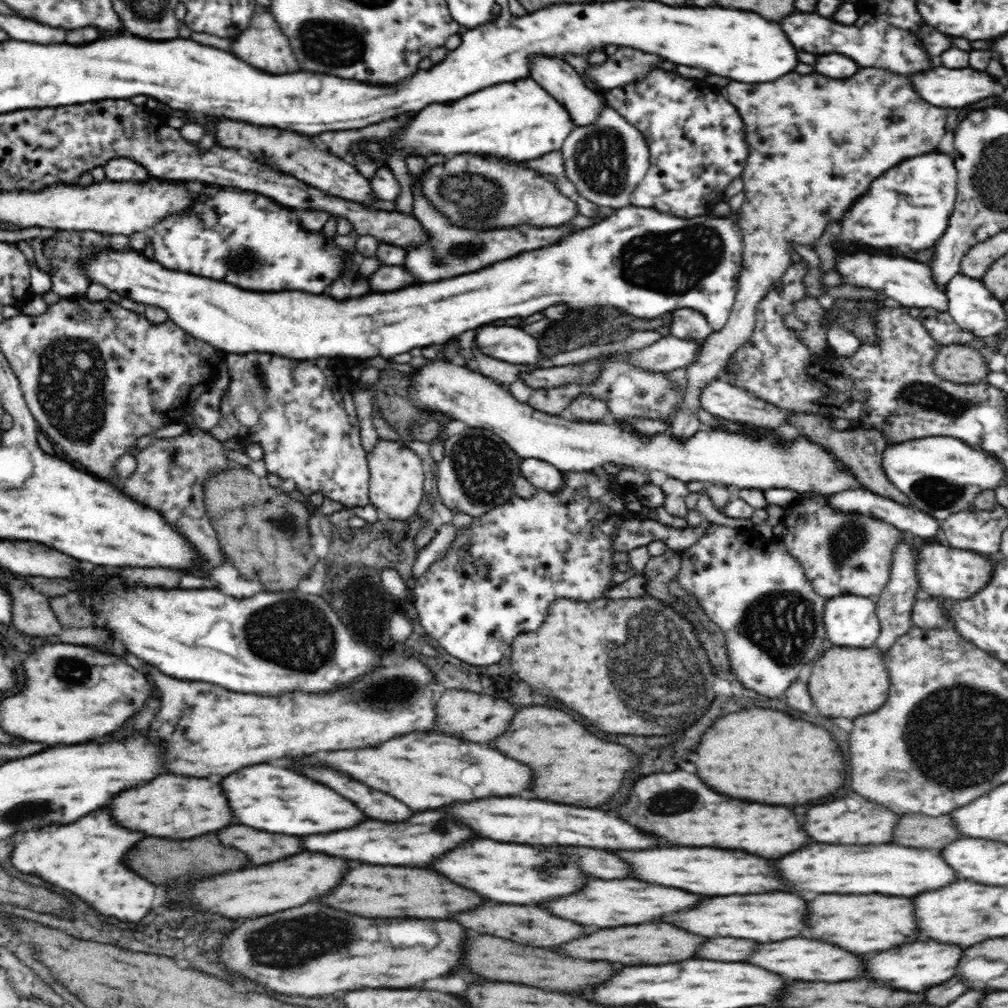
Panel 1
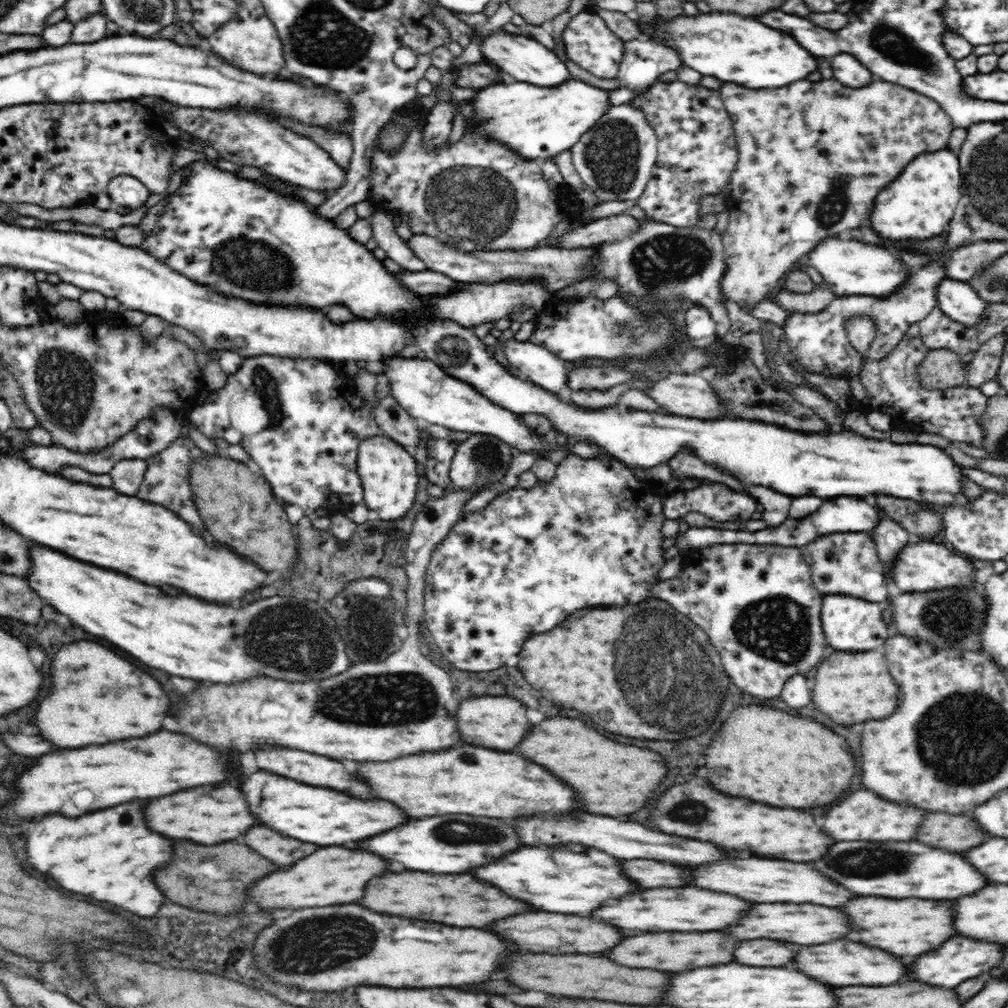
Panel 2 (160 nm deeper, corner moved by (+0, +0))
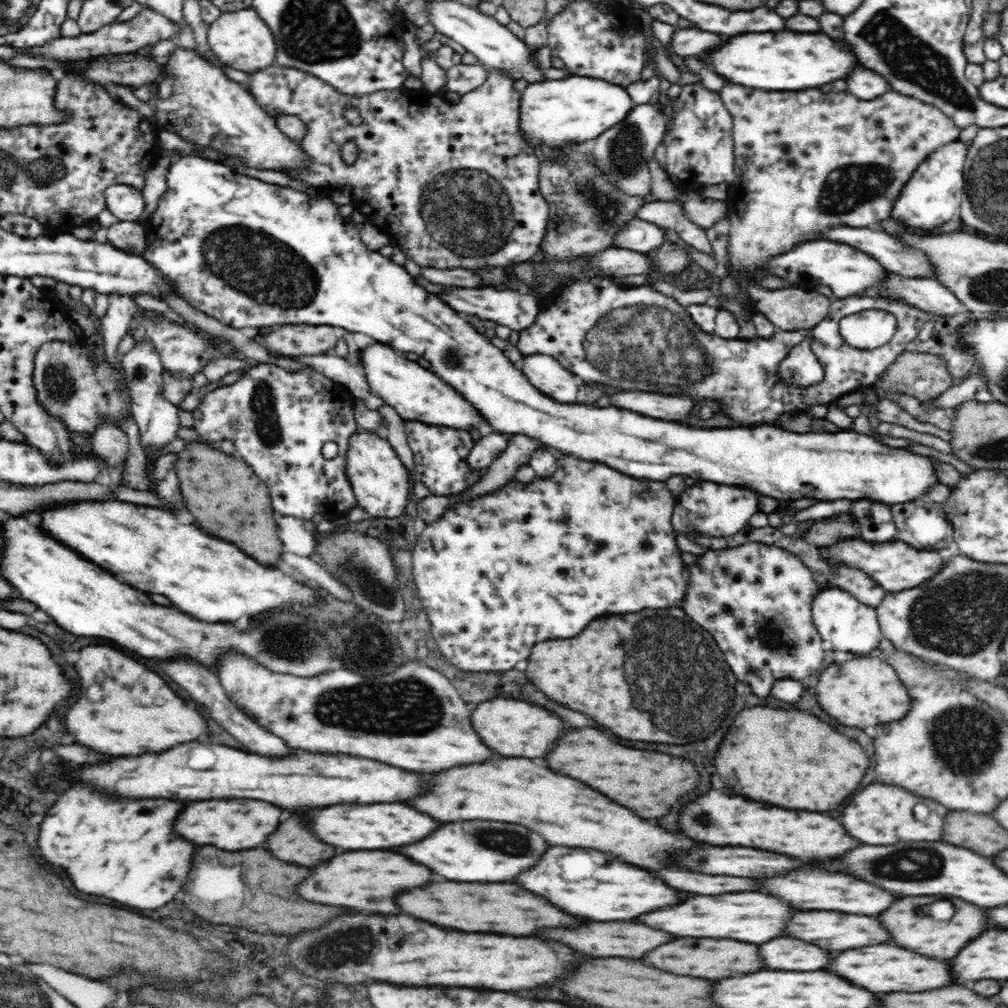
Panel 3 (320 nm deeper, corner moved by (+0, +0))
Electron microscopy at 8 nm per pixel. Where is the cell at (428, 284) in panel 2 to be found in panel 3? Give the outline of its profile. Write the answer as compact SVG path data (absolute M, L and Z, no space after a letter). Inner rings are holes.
M445 287L445 290L436 295L442 301L448 303L450 307L454 307L456 312L466 312L469 315L476 315L479 319L493 320L496 324L508 326L511 330L521 331L528 328L538 314L538 298L532 296L530 292L514 291L510 289L494 289L487 288L458 288Z

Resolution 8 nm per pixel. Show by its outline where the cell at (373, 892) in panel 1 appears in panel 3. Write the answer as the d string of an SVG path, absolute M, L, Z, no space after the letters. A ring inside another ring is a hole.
M432 882L422 888L414 888L408 894L398 896L398 904L402 910L408 910L416 918L434 922L438 926L456 928L464 932L494 932L494 934L516 934L516 936L532 936L538 928L570 928L586 918L568 918L568 914L560 914L554 906L548 906L544 898L536 898L536 894L524 894L516 884L468 884L468 882Z

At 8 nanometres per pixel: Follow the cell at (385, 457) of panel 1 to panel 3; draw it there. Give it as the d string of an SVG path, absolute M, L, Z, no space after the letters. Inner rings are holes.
M361 430L352 435L346 471L358 507L378 518L396 518L403 514L410 498L410 474L384 434Z

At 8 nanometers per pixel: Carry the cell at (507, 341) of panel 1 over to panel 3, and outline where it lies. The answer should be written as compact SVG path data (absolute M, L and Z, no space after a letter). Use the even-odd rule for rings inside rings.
M545 355L522 357L522 372L545 395L560 403L576 403L579 388L577 376L556 359Z

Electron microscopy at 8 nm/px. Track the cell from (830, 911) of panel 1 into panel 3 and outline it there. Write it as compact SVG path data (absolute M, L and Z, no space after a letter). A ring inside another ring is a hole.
M932 896L932 898L902 898L896 904L892 904L884 914L880 914L880 920L884 922L886 930L894 938L894 944L900 948L914 950L922 956L930 958L952 958L968 938L976 938L976 934L984 932L984 926L980 926L980 908L972 906L968 902L960 902L960 898L944 898L944 896ZM936 900L950 900L956 908L956 914L948 922L940 922L928 914L924 914L920 908L926 904L932 904Z

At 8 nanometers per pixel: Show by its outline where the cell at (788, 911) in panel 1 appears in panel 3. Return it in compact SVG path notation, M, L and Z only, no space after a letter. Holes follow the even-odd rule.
M810 910L798 912L788 922L788 934L810 944L816 944L824 950L848 950L848 946L878 946L884 944L884 934L880 934L880 926L876 926L876 918L858 916L858 914L840 914L828 910Z

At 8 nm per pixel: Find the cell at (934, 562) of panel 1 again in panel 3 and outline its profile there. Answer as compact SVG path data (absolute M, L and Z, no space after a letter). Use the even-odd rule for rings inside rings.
M848 537L838 539L834 544L827 547L818 547L822 559L827 564L827 560L832 557L834 561L842 561L842 563L848 563L848 565L854 565L854 567L860 567L866 571L872 579L875 579L877 583L888 593L895 593L902 589L908 590L924 584L926 581L931 580L936 574L940 574L940 570L944 568L944 560L940 557L938 550L920 550L918 547L912 546L910 543L902 541L890 541L887 543L868 542L860 537Z

